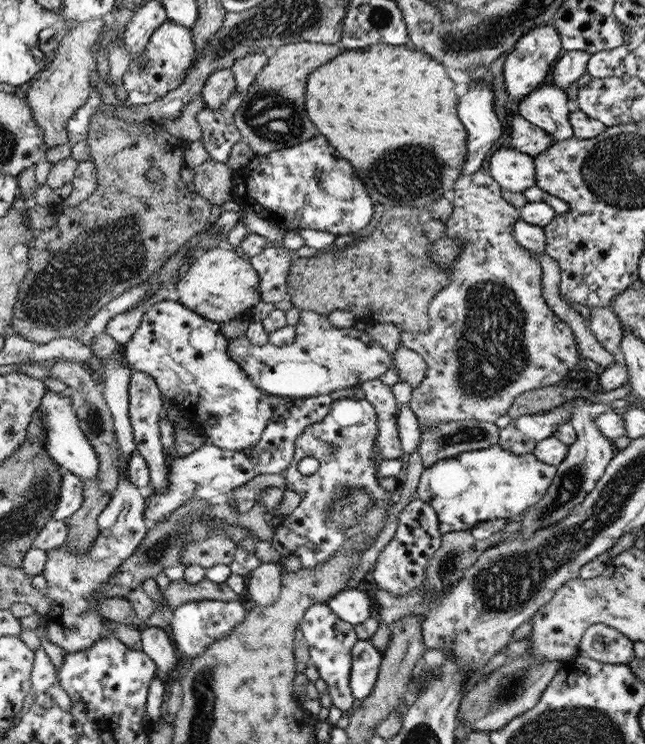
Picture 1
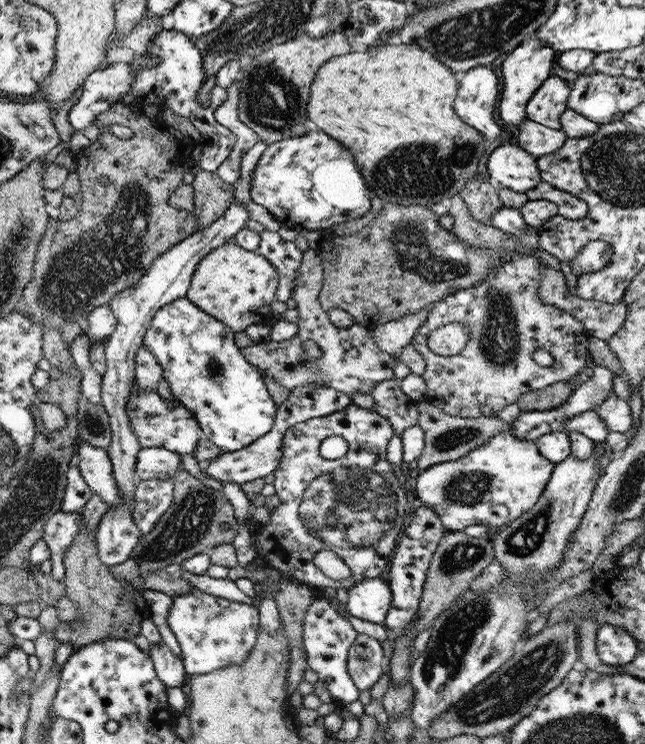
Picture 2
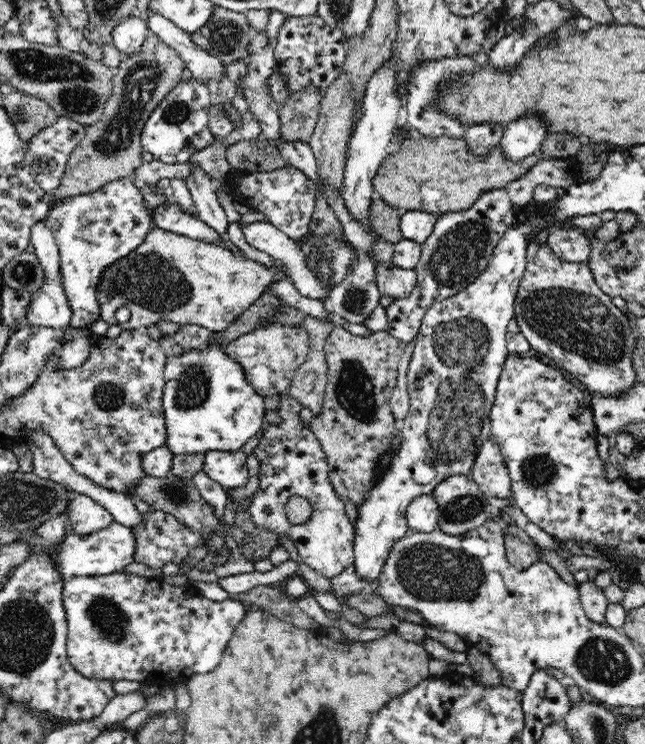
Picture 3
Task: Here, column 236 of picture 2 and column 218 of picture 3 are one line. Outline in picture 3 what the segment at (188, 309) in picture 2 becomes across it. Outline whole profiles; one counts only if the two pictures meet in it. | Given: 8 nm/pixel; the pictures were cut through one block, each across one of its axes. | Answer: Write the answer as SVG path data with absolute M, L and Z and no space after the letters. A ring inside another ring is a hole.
M210 341L203 347L186 349L180 356L167 359L162 400L166 431L168 431L165 445L174 455L200 454L208 451L240 451L240 448L264 427L263 416L266 410L264 397L254 392L254 388L246 380L241 364L225 352L224 344L217 344L216 341Z

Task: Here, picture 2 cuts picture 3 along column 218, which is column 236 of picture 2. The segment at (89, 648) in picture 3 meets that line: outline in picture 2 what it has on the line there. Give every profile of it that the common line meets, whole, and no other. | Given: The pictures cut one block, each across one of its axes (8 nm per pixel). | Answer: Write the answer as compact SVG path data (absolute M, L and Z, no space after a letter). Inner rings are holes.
M193 588L192 592L172 596L173 603L169 610L166 622L172 630L176 641L182 649L181 660L187 674L208 674L226 666L240 666L250 656L252 648L258 640L258 607L257 603L250 605L242 602L234 602L228 599Z

